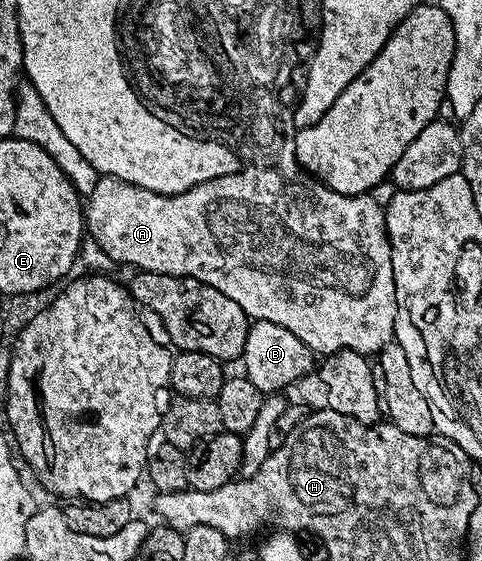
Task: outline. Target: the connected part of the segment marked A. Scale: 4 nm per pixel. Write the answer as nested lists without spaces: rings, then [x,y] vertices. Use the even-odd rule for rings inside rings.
[[[286,145],[286,149],[282,149],[282,157],[278,157],[278,169],[250,169],[250,173],[223,172],[216,179],[194,184],[183,193],[153,193],[115,177],[99,176],[96,187],[84,201],[84,225],[88,230],[89,240],[95,241],[119,266],[131,265],[131,270],[143,273],[167,273],[200,279],[200,283],[208,283],[208,287],[216,287],[216,291],[221,291],[223,295],[228,295],[228,299],[240,303],[247,317],[254,321],[271,321],[280,323],[280,327],[288,327],[288,331],[292,331],[292,335],[296,335],[296,339],[304,342],[315,354],[325,355],[341,349],[351,349],[357,353],[377,355],[385,345],[394,340],[396,287],[392,279],[392,251],[386,234],[385,208],[380,201],[378,205],[374,195],[344,195],[340,191],[332,191],[317,177],[311,177],[298,164],[294,145]]]

